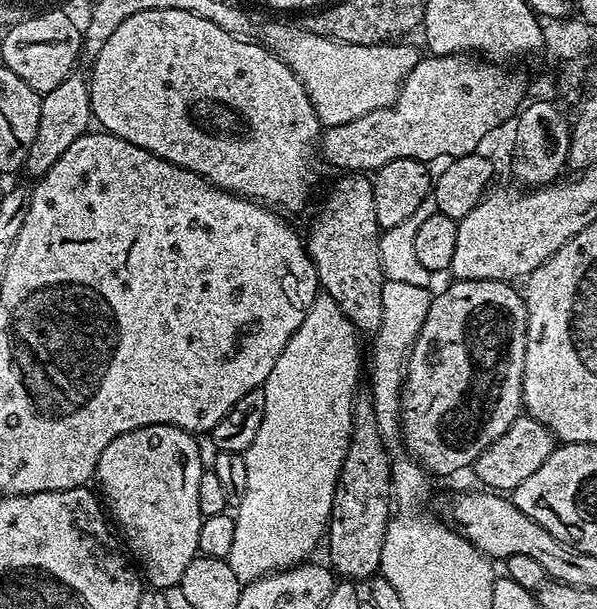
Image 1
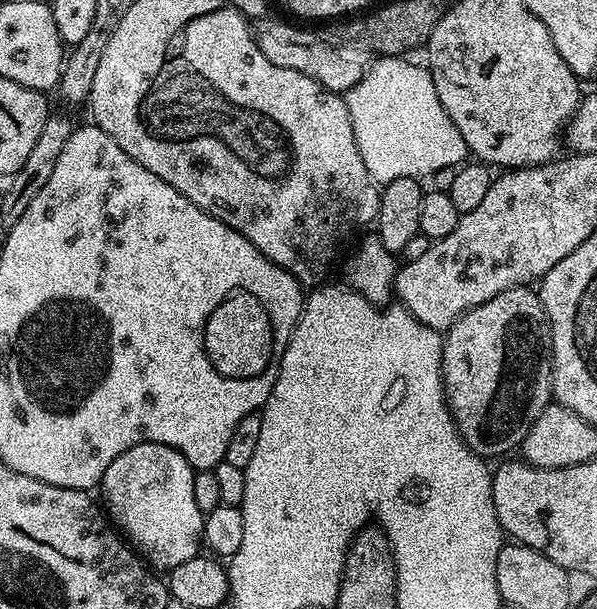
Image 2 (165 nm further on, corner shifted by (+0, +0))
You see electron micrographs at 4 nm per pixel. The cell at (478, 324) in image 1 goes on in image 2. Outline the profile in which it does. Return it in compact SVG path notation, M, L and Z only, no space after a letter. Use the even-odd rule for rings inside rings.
M531 287L511 288L502 294L498 294L489 300L481 300L469 312L464 312L442 336L442 347L440 349L440 379L446 397L448 411L452 417L452 422L460 433L460 439L464 441L464 446L471 452L475 452L481 458L488 456L500 456L503 452L519 449L520 443L526 438L532 423L538 418L538 414L543 408L547 408L553 399L552 382L550 379L550 329L548 318L544 314L544 308L540 304L539 295Z

